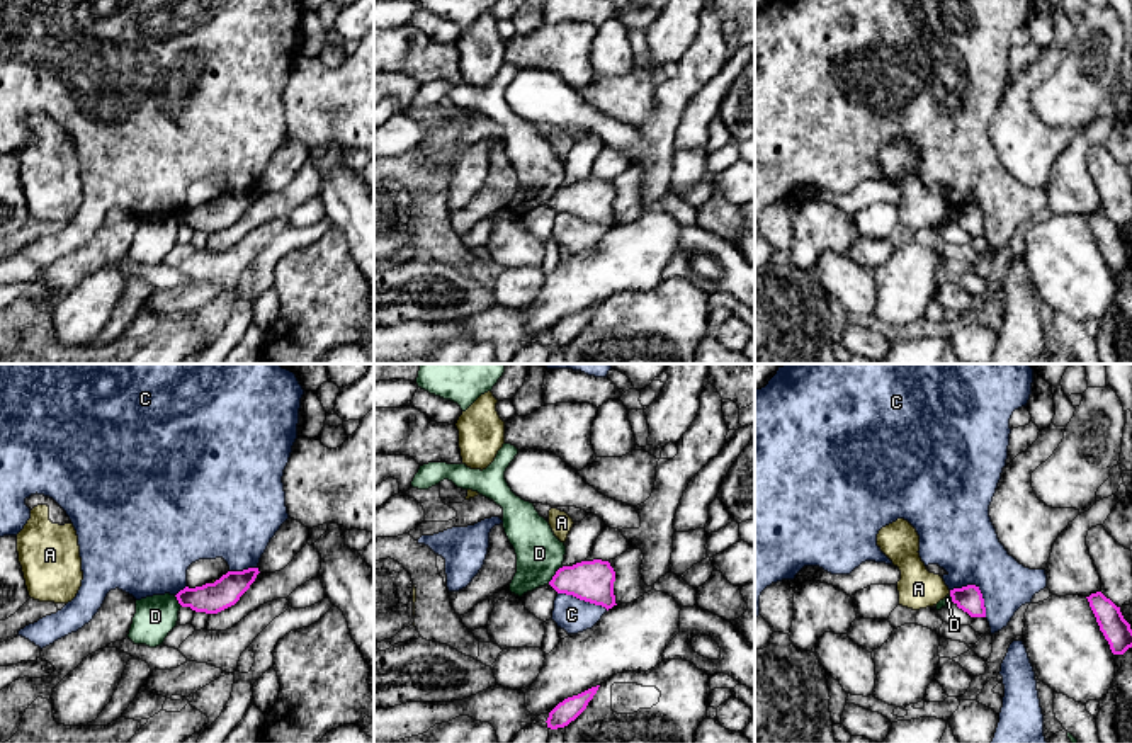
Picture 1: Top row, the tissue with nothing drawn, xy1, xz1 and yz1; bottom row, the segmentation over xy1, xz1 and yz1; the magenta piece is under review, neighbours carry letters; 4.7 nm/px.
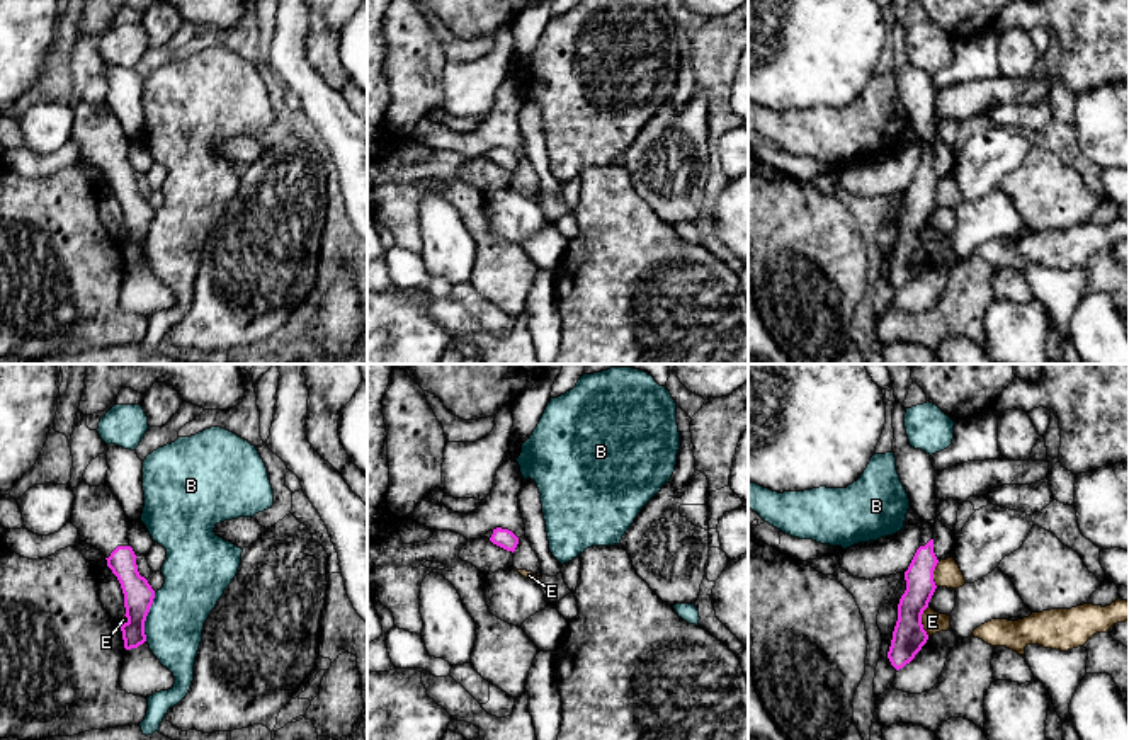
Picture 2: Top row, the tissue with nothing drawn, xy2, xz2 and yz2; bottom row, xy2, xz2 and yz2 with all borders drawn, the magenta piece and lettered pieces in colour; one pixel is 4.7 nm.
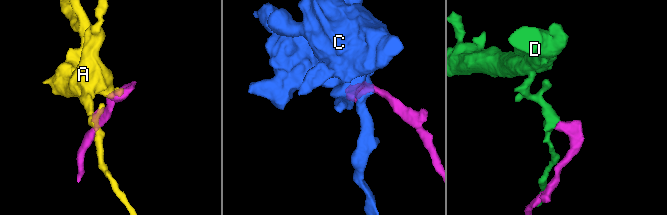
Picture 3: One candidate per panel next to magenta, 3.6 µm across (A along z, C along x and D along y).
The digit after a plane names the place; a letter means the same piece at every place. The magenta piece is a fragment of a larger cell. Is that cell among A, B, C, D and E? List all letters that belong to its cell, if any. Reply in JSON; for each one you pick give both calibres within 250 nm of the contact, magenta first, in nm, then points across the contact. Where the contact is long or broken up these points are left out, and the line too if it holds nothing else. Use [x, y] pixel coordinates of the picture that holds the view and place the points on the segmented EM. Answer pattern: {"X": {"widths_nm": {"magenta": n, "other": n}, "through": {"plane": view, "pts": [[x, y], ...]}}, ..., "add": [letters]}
{"add": []}

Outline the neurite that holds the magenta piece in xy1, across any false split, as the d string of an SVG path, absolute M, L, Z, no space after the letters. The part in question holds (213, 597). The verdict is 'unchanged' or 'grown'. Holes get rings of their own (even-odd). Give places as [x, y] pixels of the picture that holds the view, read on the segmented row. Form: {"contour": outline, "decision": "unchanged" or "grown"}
{"contour": "M258 568L228 571L214 583L195 588L185 587L175 597L182 607L190 607L195 612L218 614L235 605L258 573Z", "decision": "unchanged"}

